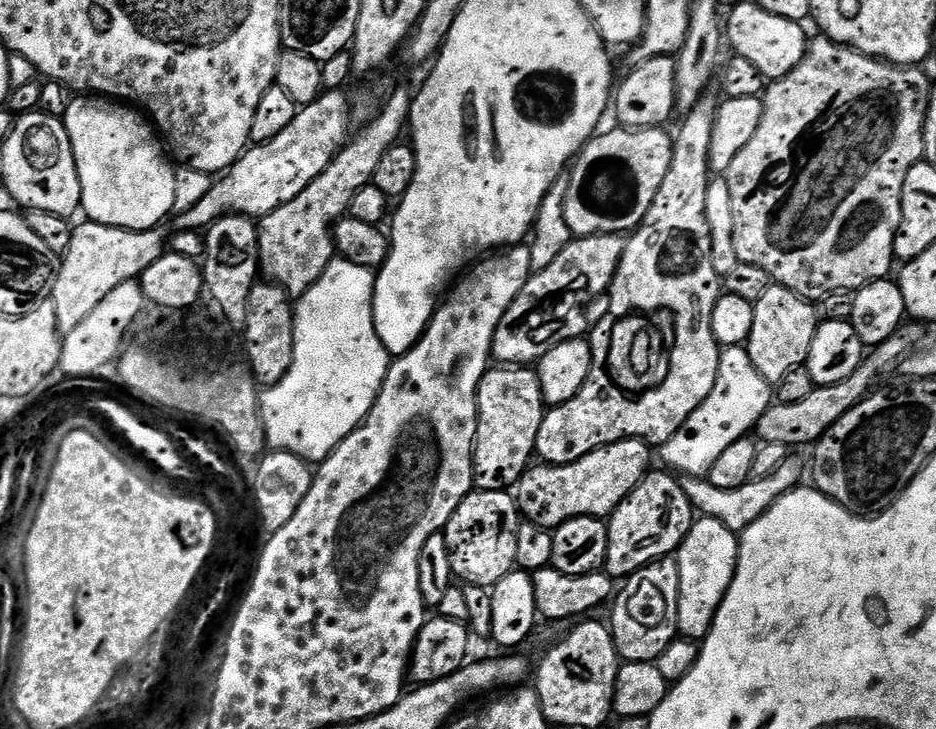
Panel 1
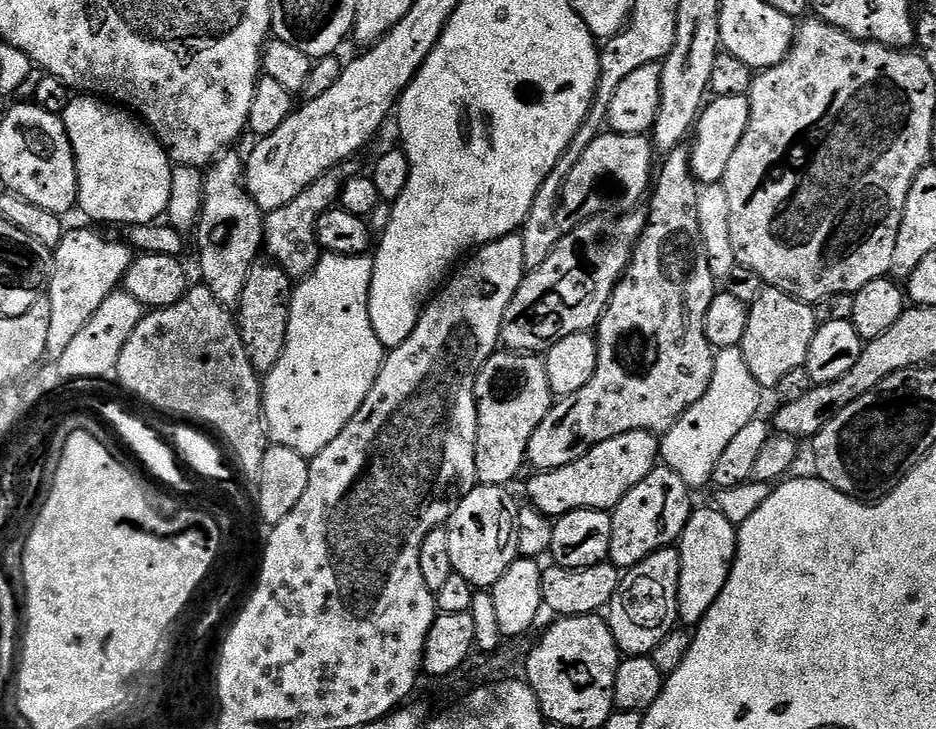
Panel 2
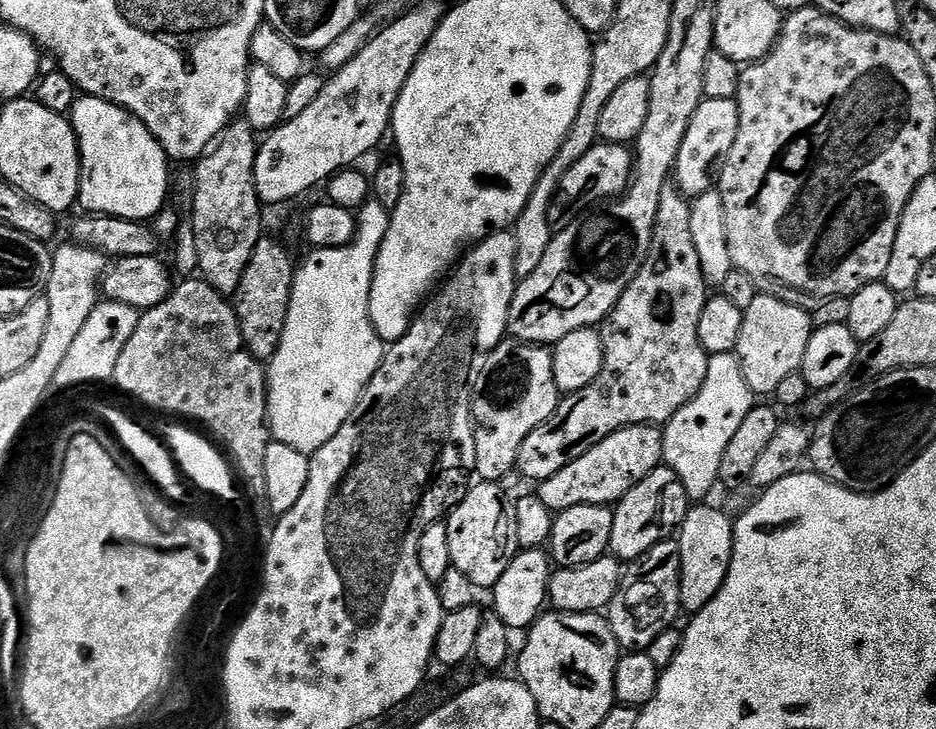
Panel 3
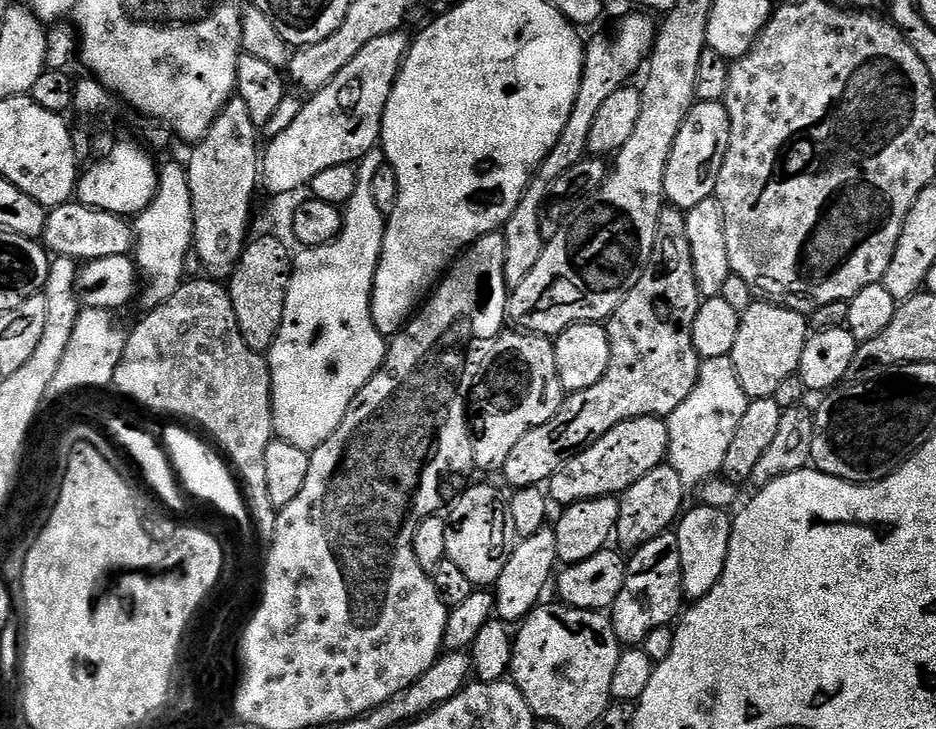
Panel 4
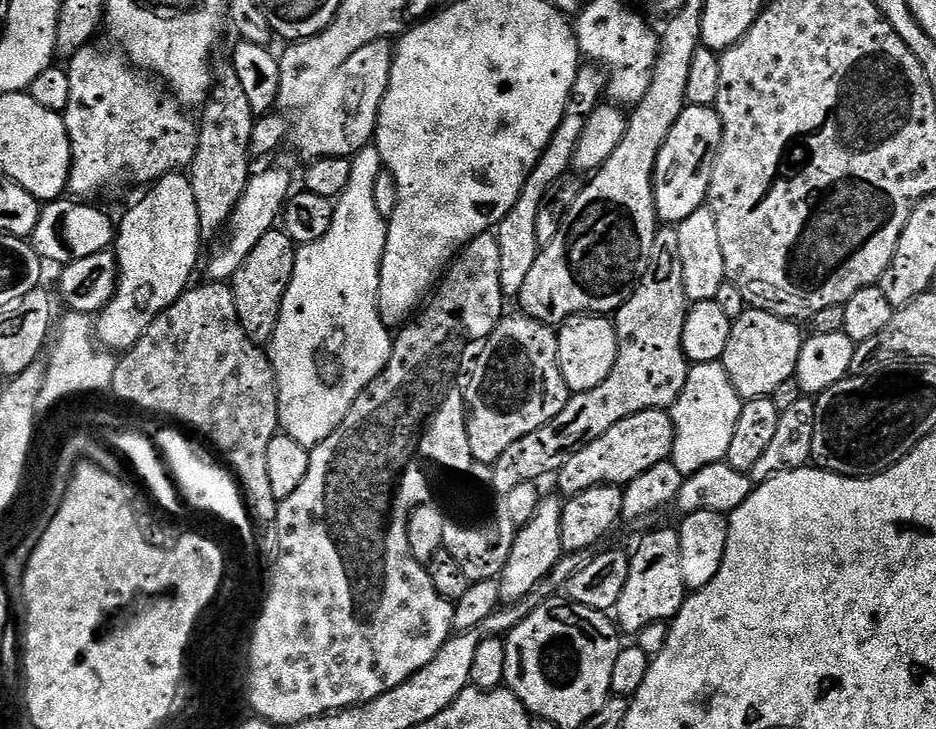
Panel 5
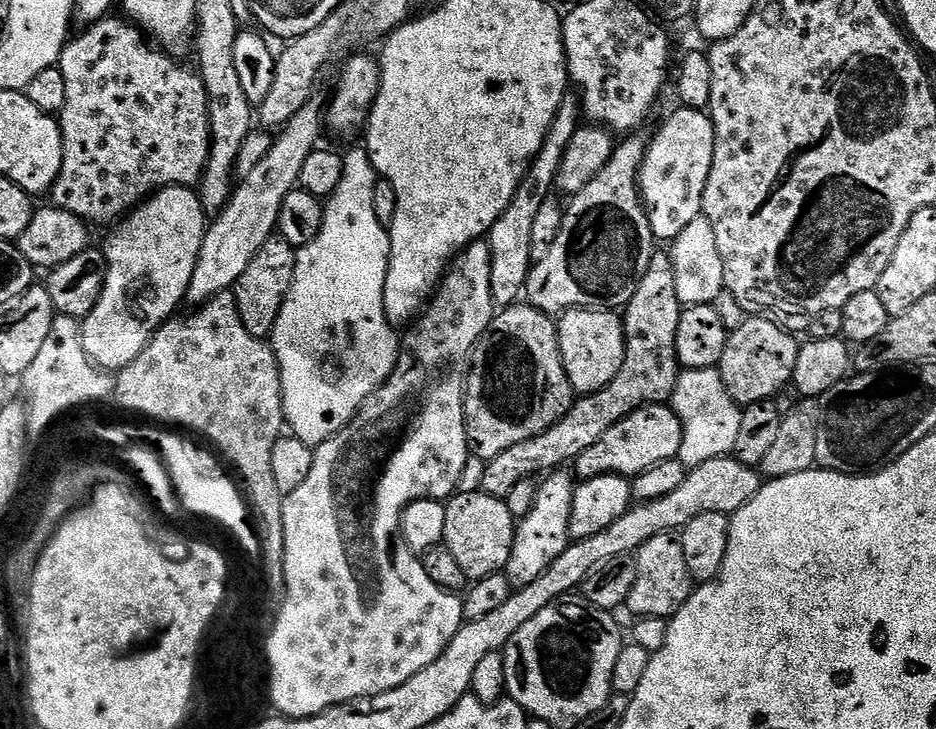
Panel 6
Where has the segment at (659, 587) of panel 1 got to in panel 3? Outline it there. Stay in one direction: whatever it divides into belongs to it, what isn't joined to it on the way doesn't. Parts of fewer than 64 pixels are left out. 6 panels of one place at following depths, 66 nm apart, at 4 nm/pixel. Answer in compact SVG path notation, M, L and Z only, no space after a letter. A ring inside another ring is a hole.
M673 538L658 542L646 554L627 565L620 589L608 603L606 619L614 638L624 650L646 650L662 630L677 623L680 607L680 541Z

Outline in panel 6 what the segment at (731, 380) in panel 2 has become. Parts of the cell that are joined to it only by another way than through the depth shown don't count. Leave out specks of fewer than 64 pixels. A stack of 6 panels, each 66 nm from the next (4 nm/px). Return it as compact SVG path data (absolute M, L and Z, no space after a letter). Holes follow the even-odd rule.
M689 368L682 376L682 392L683 388L684 447L682 449L682 459L685 468L697 468L702 466L702 462L710 462L710 458L722 458L723 456L733 455L738 442L738 430L742 427L742 408L726 390L719 371L716 368Z

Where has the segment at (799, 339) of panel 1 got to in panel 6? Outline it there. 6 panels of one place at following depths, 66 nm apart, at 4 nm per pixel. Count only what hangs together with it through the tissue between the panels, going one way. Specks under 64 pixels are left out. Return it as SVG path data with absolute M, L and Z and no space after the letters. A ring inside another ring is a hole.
M756 314L744 319L738 330L728 333L726 350L722 350L718 371L726 390L737 404L747 406L771 400L784 386L792 383L801 341L795 340L784 328L787 327L783 323Z

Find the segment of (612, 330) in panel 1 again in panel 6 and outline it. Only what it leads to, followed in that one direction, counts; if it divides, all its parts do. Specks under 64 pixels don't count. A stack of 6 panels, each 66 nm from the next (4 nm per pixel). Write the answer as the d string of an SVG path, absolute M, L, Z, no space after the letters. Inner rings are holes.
M657 251L650 266L634 290L634 298L623 309L624 361L614 374L614 378L602 390L581 395L559 422L551 424L546 431L502 450L492 460L483 465L484 473L479 473L479 491L499 500L507 500L510 490L518 482L535 477L535 472L547 474L559 469L567 462L574 462L582 450L590 450L610 426L622 418L643 408L645 404L668 404L672 391L677 391L678 377L682 369L676 356L676 335L682 305L678 298L678 286L674 286L674 266L667 251Z

